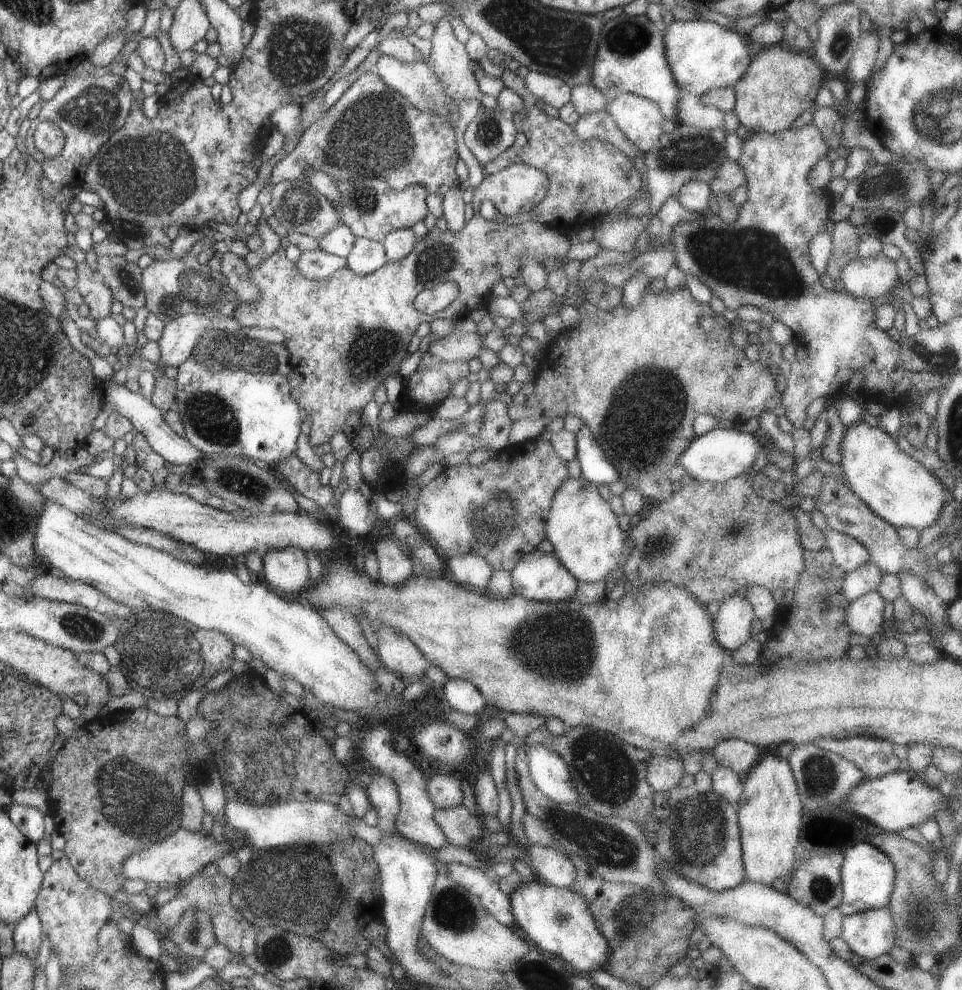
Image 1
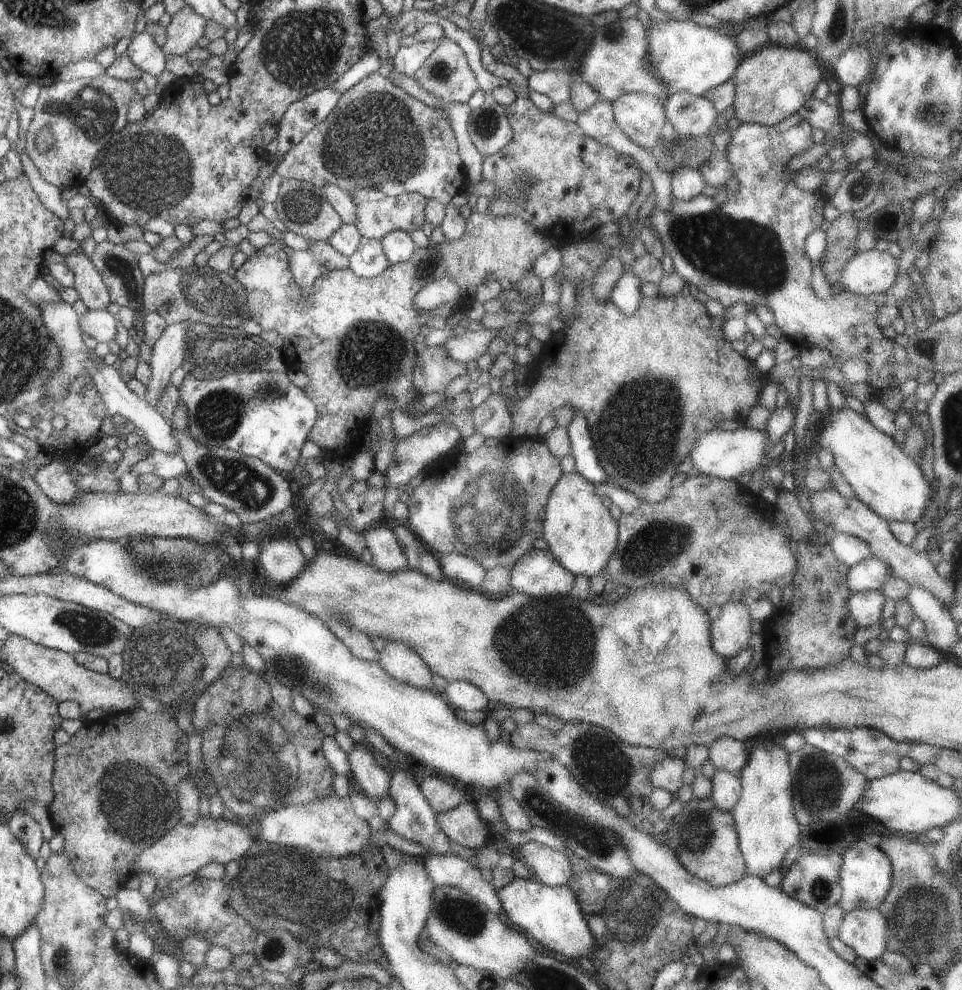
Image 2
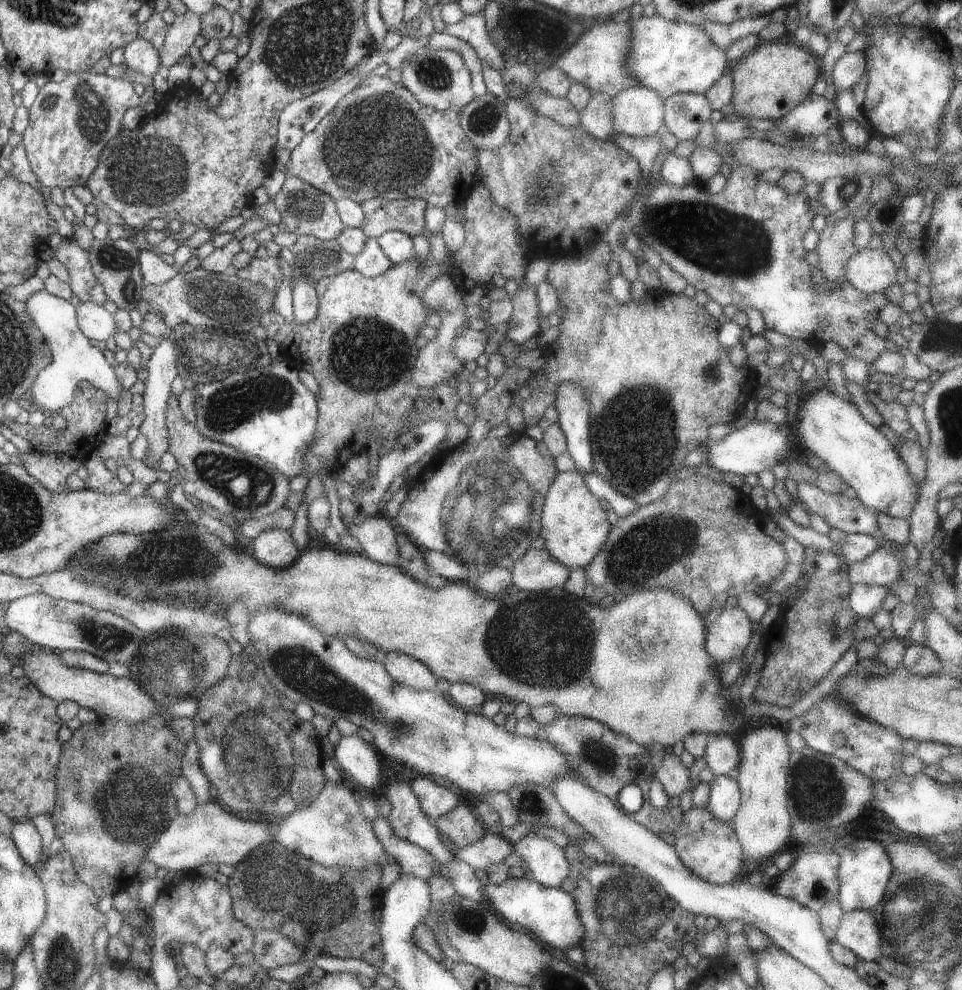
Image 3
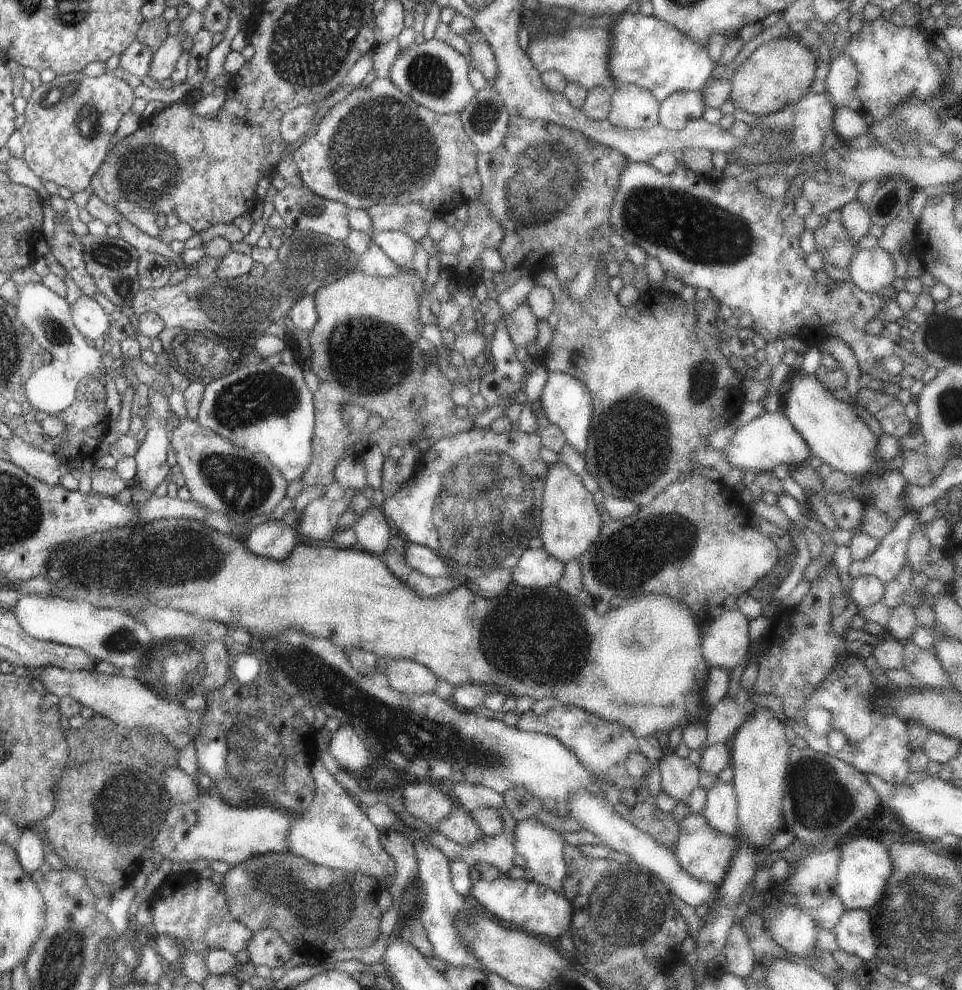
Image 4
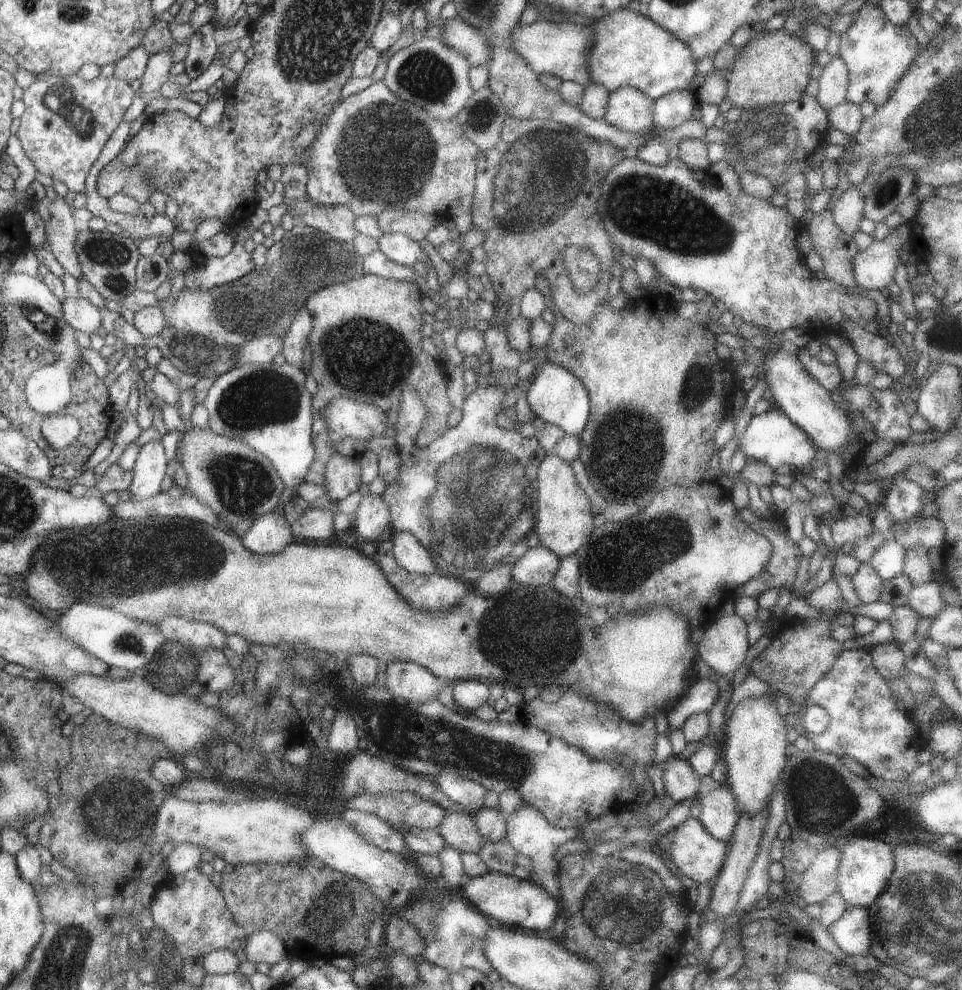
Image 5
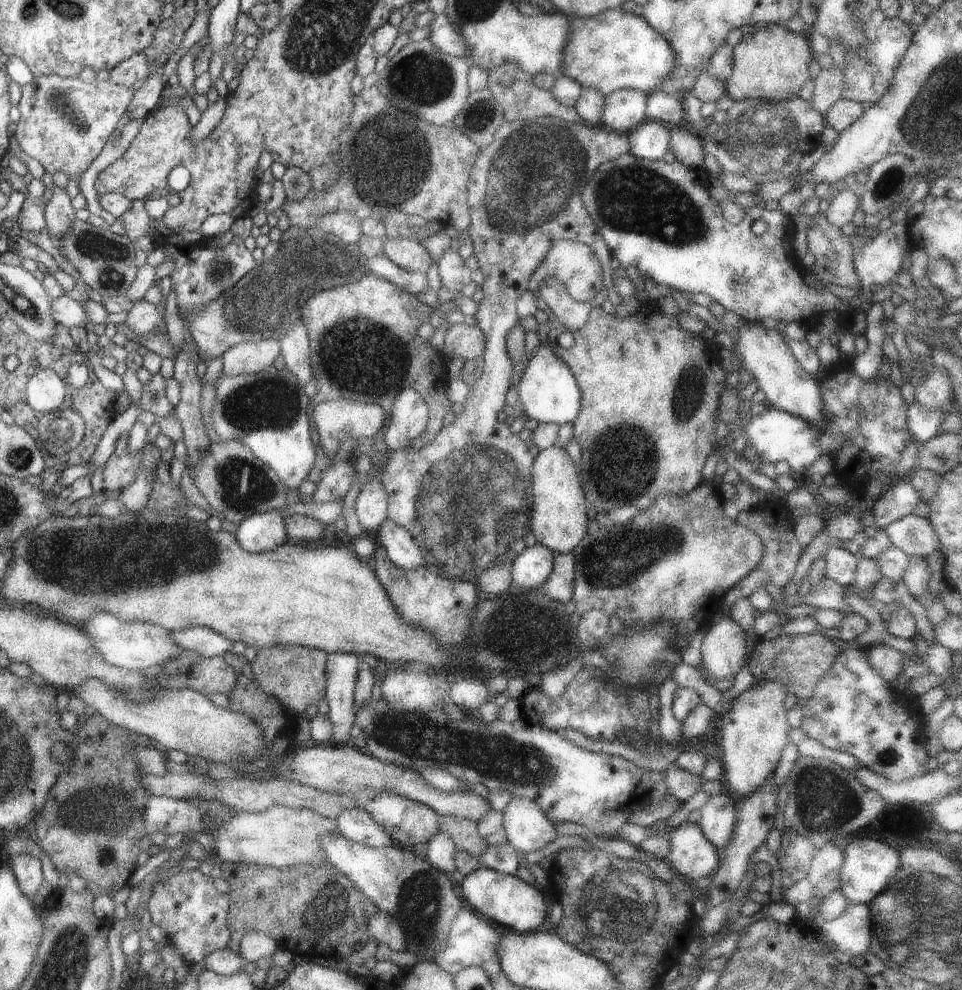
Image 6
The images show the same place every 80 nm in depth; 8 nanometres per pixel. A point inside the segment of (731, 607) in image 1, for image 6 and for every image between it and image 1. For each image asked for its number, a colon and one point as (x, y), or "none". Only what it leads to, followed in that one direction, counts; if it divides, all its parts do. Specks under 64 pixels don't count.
2: (731, 631)
3: (726, 639)
4: (725, 640)
5: (723, 647)
6: (724, 650)

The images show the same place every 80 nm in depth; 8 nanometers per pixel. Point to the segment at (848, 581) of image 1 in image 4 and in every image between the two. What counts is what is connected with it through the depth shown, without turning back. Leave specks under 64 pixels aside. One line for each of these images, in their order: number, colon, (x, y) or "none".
2: (870, 575)
3: (883, 566)
4: (886, 563)

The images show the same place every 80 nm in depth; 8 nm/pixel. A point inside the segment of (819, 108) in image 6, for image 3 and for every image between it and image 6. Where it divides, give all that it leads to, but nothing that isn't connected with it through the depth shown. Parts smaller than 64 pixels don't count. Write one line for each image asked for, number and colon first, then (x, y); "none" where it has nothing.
3: (848, 73)
4: (841, 81)
5: (834, 82)

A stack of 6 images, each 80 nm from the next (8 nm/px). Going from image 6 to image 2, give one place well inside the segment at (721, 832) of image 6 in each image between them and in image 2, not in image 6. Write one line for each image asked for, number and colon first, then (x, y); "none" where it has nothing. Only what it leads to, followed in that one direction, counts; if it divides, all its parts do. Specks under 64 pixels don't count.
2: (726, 787)
3: (725, 796)
4: (720, 811)
5: (720, 810)

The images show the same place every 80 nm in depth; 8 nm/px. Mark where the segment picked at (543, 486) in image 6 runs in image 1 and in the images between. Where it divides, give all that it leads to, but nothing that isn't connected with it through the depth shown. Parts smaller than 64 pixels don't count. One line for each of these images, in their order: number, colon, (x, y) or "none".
1: (582, 528)
2: (580, 532)
3: (575, 527)
4: (570, 525)
5: (565, 522)

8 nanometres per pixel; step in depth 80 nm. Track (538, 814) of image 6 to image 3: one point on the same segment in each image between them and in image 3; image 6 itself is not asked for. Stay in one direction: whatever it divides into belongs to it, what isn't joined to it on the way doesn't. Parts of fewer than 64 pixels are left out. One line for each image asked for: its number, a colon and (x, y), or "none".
3: (547, 863)
4: (543, 849)
5: (528, 832)

